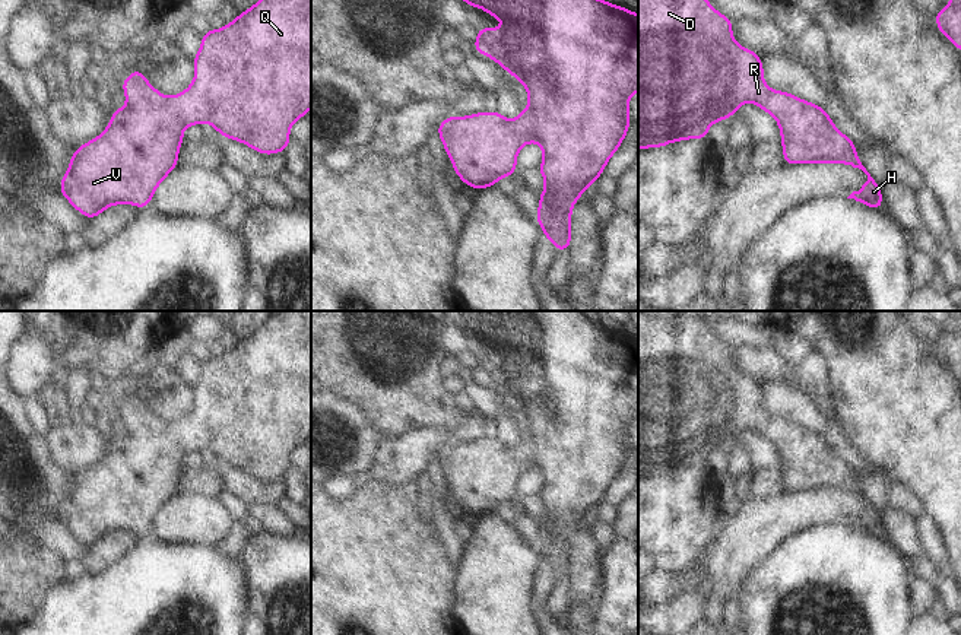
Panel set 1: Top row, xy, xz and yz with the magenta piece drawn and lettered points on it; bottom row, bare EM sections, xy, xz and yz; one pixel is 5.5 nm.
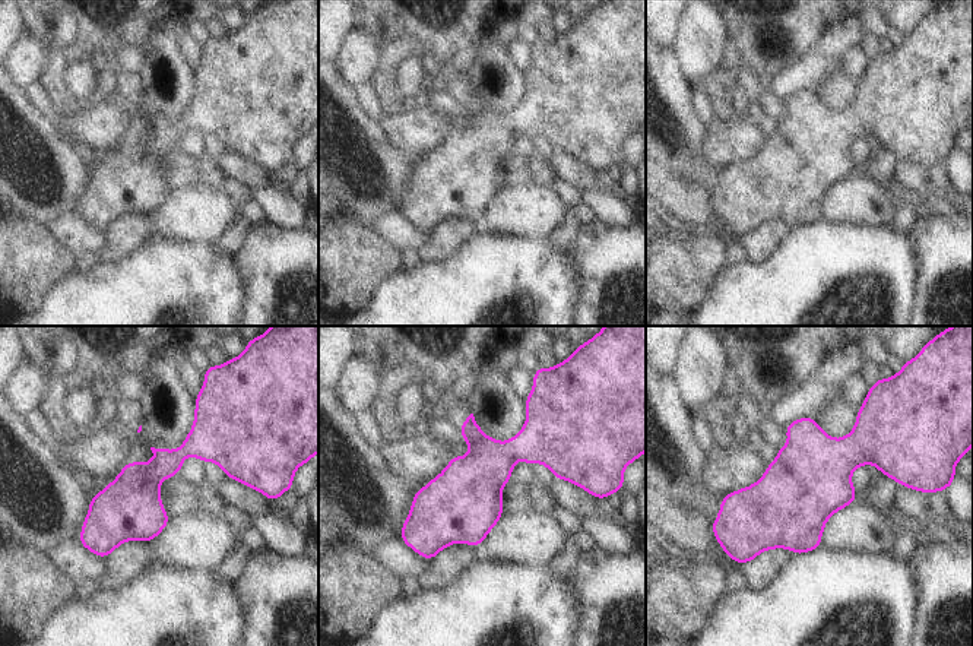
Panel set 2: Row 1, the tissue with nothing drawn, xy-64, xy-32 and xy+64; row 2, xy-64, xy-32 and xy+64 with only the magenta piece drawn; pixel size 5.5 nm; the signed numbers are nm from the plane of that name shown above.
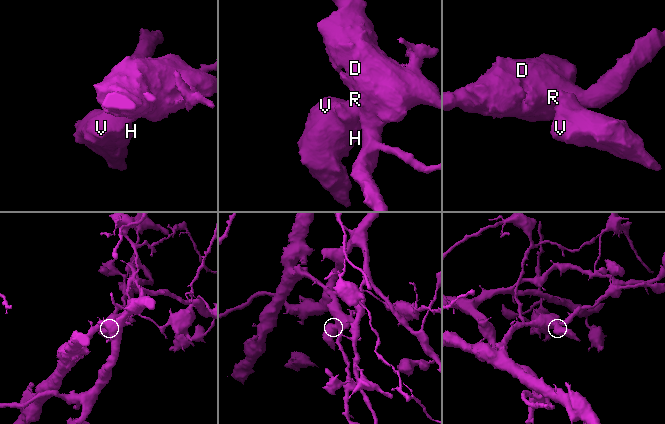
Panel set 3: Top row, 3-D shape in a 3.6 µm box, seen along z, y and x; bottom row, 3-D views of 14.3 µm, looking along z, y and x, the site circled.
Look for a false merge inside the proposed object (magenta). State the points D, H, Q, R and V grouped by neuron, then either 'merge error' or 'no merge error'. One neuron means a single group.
D H Q R V; no merge error

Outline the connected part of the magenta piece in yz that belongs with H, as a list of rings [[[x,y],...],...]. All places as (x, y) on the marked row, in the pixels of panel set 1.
[[[638,0],[638,149],[659,149],[679,140],[705,140],[711,124],[726,121],[739,112],[743,102],[749,102],[777,120],[784,165],[846,163],[859,168],[868,180],[847,199],[854,199],[870,209],[884,209],[882,187],[862,165],[851,139],[835,127],[825,108],[793,93],[771,89],[762,77],[762,60],[755,50],[743,48],[733,38],[732,29],[732,19],[723,16],[708,0]]]

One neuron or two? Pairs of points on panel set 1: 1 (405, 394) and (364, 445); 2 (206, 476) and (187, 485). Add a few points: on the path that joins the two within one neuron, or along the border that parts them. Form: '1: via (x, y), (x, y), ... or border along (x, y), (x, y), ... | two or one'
1: border along (354, 405), (387, 438) | two
2: via (202, 480), (192, 480) | one

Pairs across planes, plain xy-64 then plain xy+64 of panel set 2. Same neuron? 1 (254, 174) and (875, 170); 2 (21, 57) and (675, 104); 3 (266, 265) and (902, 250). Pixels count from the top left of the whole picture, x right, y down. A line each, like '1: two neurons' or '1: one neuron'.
1: two neurons
2: two neurons
3: two neurons

